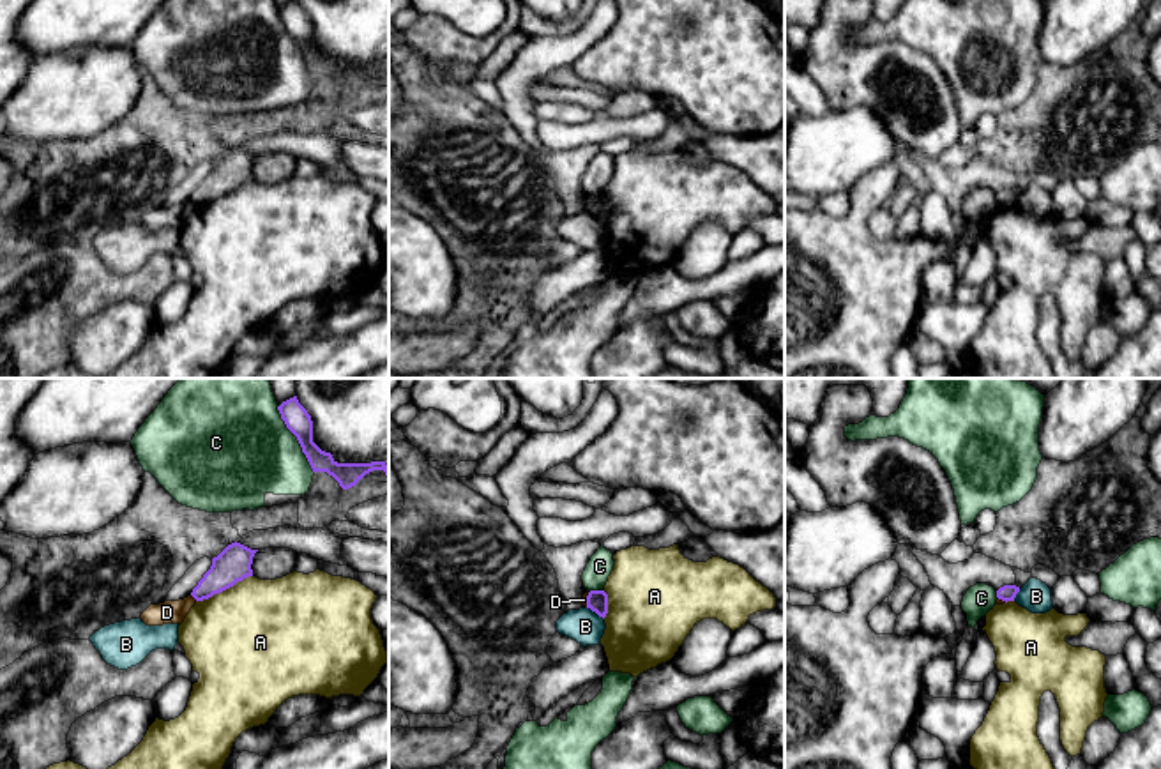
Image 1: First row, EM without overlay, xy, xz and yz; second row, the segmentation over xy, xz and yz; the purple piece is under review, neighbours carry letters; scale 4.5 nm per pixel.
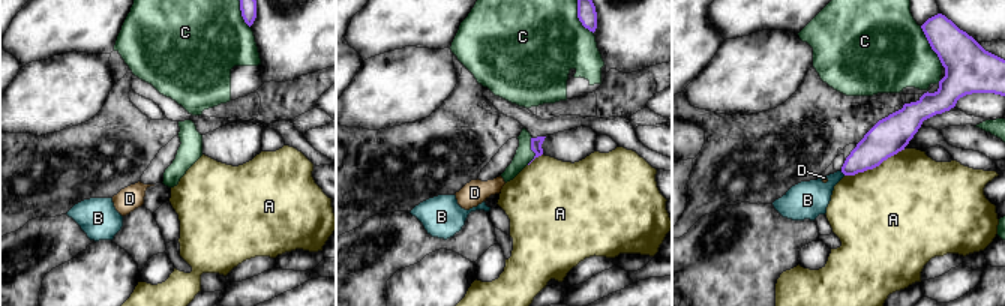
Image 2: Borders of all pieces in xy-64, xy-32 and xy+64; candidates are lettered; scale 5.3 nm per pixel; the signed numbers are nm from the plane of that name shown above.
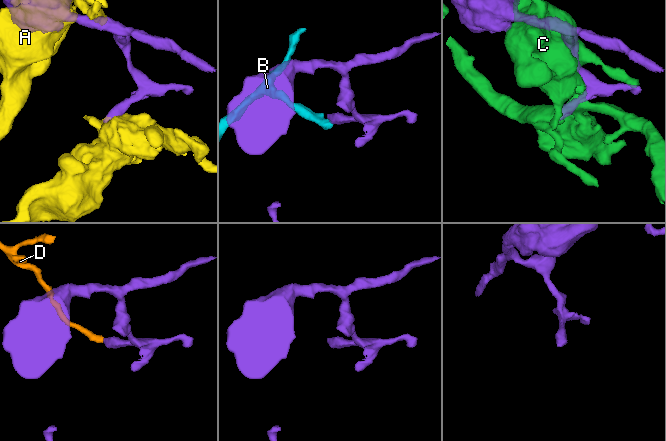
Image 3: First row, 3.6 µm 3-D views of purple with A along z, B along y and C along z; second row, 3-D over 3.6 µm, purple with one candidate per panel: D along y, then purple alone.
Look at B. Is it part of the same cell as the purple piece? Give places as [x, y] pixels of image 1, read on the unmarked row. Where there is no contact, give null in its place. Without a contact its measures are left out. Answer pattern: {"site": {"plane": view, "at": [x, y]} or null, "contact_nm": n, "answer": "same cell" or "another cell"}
{"site": {"plane": "xz", "at": [594, 214]}, "contact_nm": 110, "answer": "another cell"}

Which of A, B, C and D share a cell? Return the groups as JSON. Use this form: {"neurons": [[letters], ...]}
{"neurons": [["A"], ["B"], ["C"], ["D"]]}

